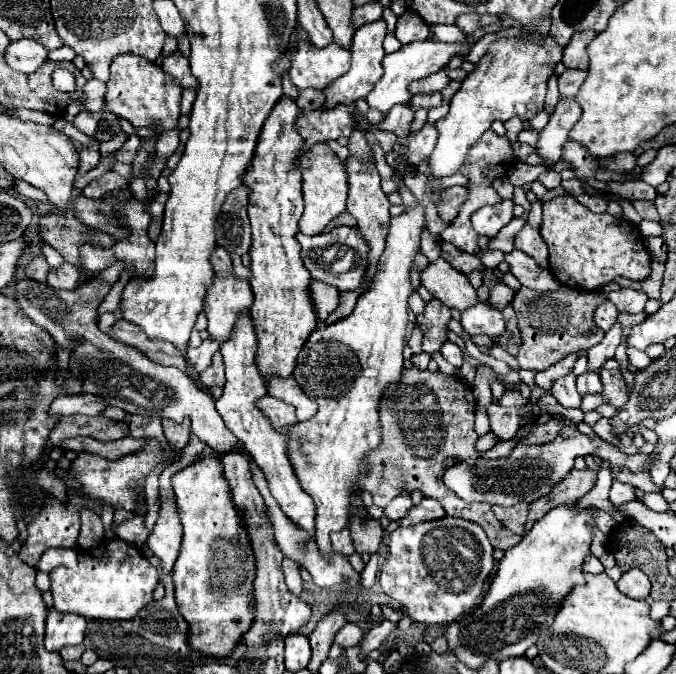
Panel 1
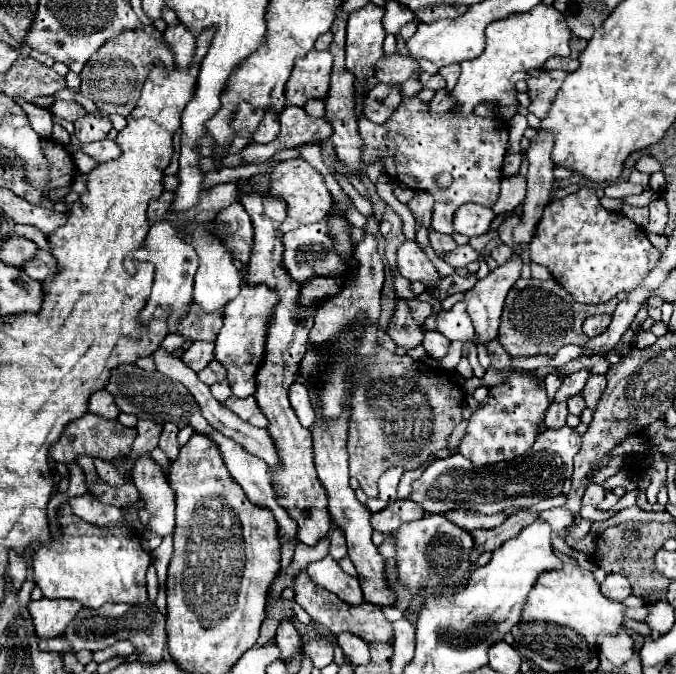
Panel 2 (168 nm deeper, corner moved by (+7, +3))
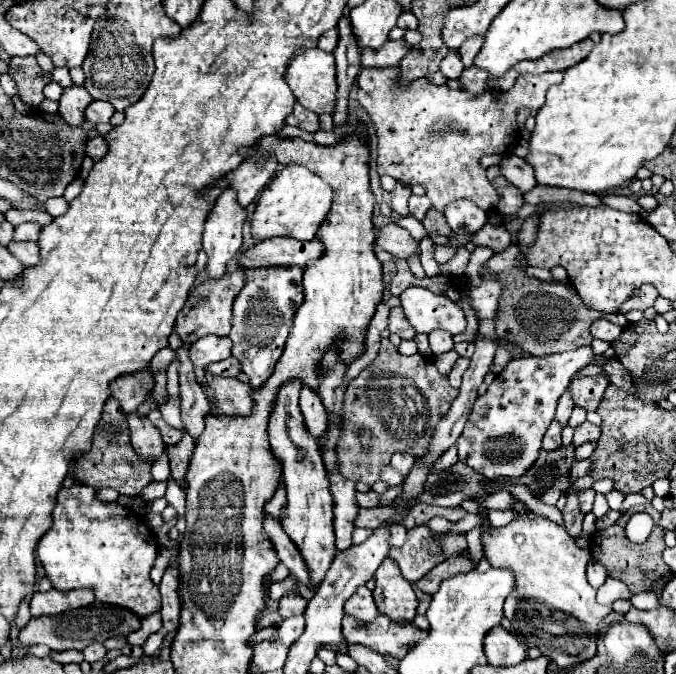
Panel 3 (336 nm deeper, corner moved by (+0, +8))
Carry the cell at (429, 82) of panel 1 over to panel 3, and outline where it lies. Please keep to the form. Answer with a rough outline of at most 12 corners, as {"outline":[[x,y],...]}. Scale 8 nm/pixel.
{"outline":[[389,40],[379,50],[363,48],[367,68],[393,68],[409,52],[405,40]]}

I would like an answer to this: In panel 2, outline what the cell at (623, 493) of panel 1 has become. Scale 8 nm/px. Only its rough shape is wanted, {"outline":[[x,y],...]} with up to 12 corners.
{"outline":[[588,485],[582,505],[598,505],[606,491],[602,485]]}

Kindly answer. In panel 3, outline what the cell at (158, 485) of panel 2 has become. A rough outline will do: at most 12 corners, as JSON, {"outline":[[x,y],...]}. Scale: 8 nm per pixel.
{"outline":[[135,412],[127,416],[131,444],[145,460],[165,452],[159,430]]}

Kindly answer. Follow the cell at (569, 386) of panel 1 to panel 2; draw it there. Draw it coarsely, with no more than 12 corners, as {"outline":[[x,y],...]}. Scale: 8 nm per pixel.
{"outline":[[552,403],[546,413],[546,429],[566,425],[566,403]]}

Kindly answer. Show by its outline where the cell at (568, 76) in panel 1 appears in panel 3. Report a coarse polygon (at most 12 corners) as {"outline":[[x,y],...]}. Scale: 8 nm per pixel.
{"outline":[[363,68],[357,100],[377,172],[443,212],[499,204],[481,156],[505,154],[515,112],[563,72],[473,98],[399,68]]}

